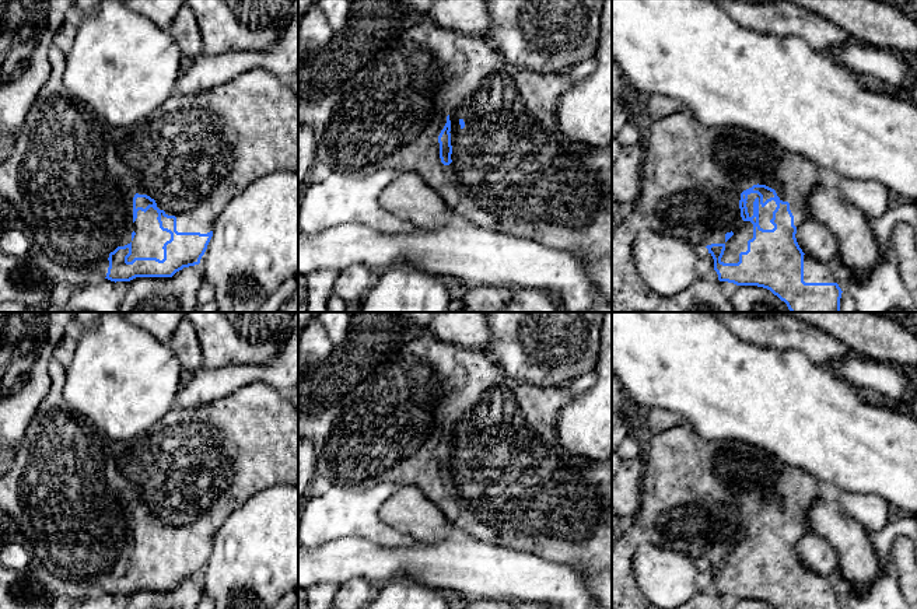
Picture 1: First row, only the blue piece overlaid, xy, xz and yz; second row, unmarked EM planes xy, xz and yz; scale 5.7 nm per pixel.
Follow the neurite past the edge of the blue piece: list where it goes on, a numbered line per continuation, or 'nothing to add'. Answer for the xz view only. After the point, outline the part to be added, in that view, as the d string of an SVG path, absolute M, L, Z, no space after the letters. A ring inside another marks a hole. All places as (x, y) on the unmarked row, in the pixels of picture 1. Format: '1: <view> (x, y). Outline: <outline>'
1: xz (514, 485). Outline: M431 336L417 337L403 344L337 403L314 414L298 412L298 435L307 437L312 442L316 455L316 475L326 477L332 484L349 489L367 489L384 482L414 486L440 508L458 535L574 566L585 574L588 588L598 601L599 609L612 609L612 455L605 461L592 461L571 454L559 442L556 435L557 413L577 398L564 386L542 388L504 375L493 356L487 351L462 349ZM448 433L451 434L452 476L444 479L440 472L438 449Z

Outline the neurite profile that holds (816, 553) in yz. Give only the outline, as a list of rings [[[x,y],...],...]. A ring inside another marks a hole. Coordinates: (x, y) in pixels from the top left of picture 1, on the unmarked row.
[[[808,531],[795,547],[804,567],[819,575],[833,575],[839,566],[839,554],[830,542],[812,531]]]

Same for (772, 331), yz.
[[[711,314],[745,342],[759,347],[794,349],[802,351],[818,365],[832,367],[851,353],[839,339],[790,315]]]

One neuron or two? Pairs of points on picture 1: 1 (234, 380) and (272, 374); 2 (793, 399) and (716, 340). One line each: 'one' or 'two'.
1: one
2: one

